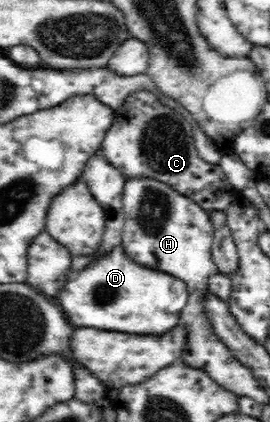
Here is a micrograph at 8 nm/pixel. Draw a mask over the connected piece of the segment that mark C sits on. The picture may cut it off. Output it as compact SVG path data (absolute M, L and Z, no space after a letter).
M141 90L131 94L118 110L114 110L113 125L107 130L100 149L105 153L105 161L119 169L125 179L155 178L185 194L207 212L226 212L237 194L223 168L218 163L206 162L197 153L193 145L192 120L157 92Z

